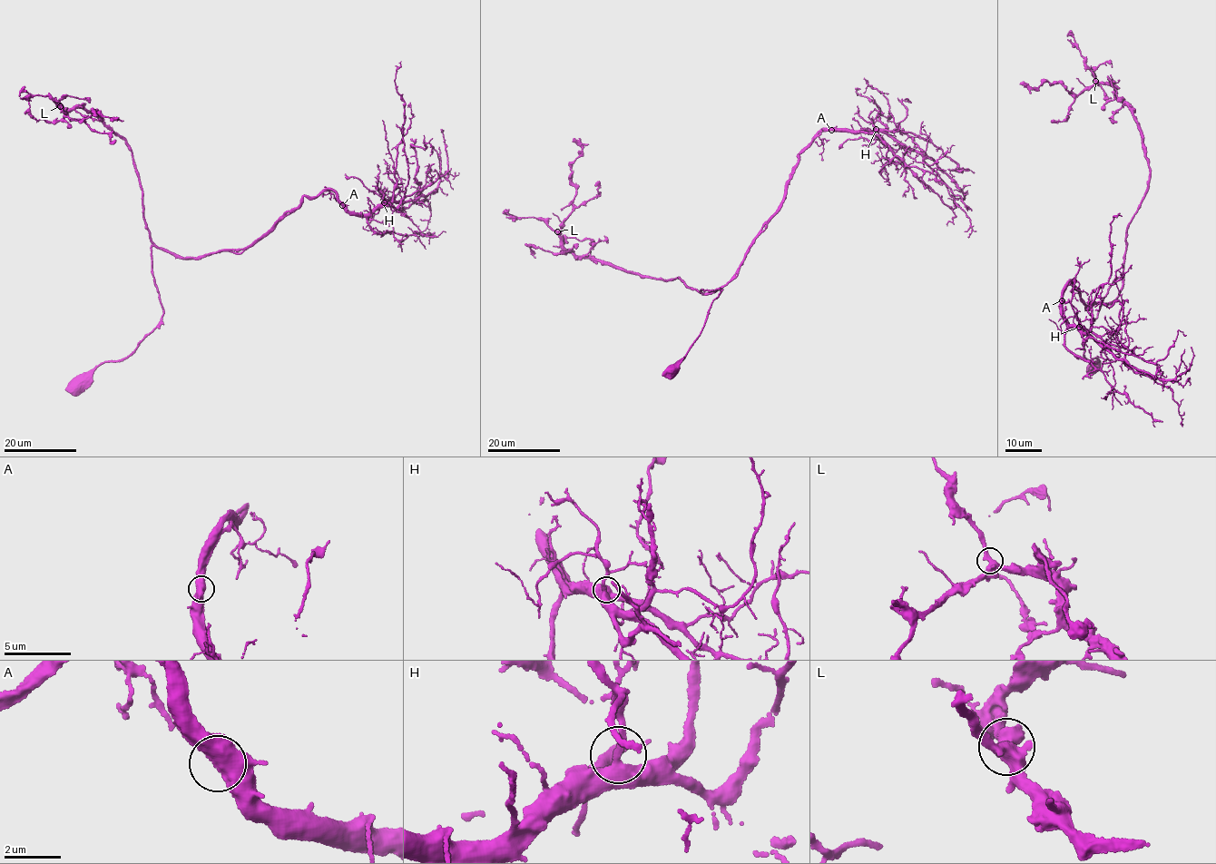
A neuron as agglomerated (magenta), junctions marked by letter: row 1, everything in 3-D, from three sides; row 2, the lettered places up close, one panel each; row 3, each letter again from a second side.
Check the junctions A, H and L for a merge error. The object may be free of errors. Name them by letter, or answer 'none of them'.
none of them

